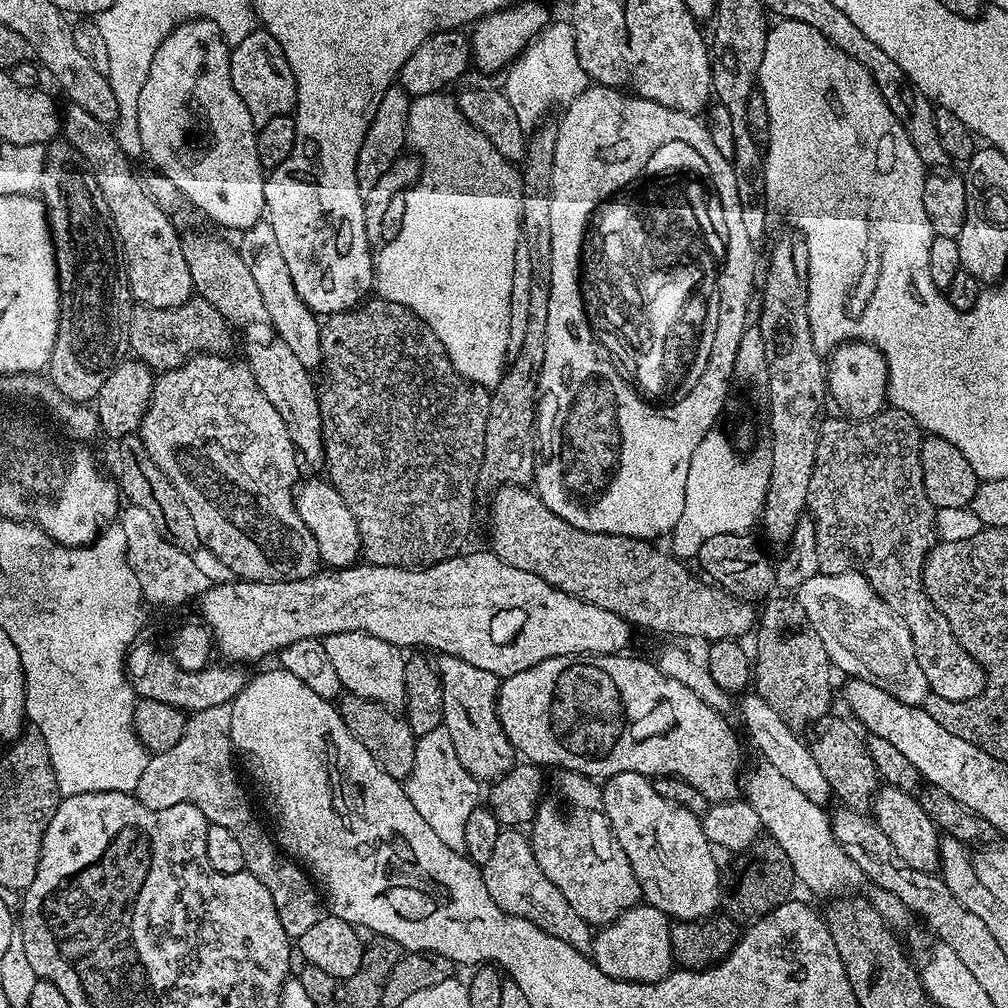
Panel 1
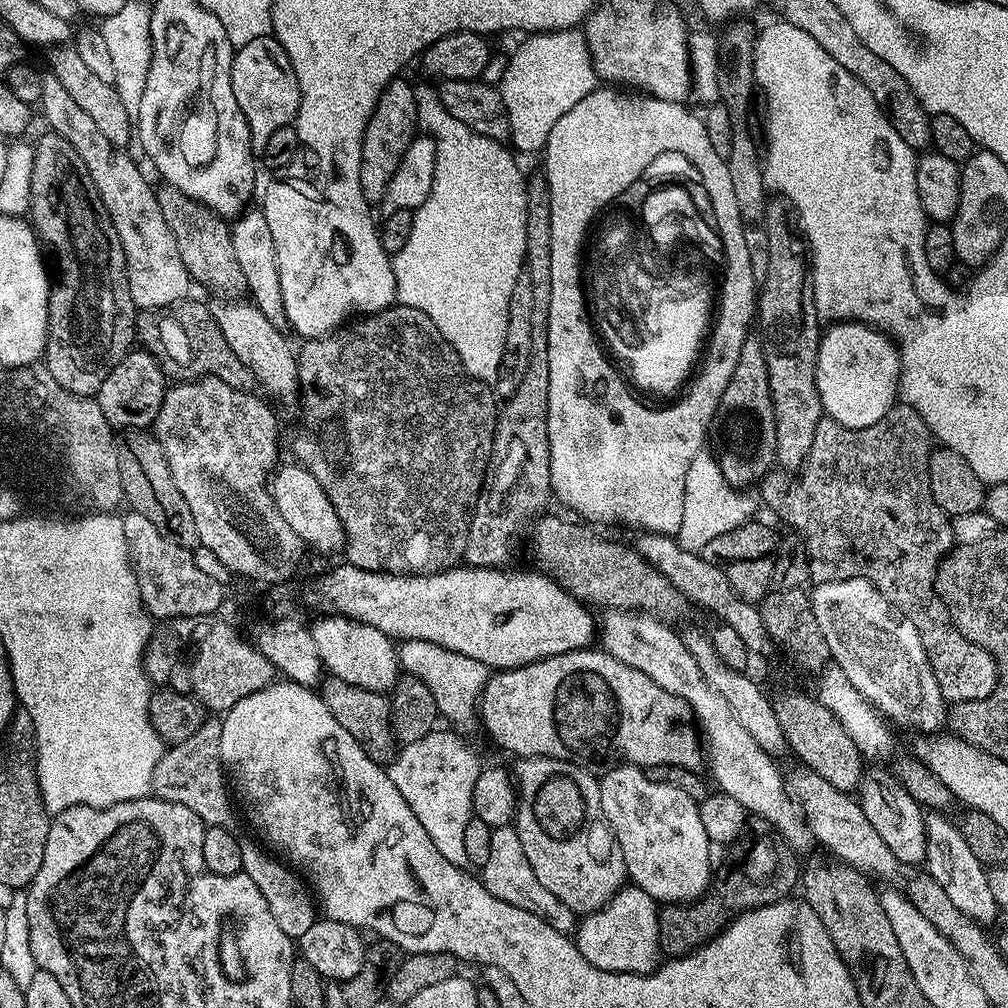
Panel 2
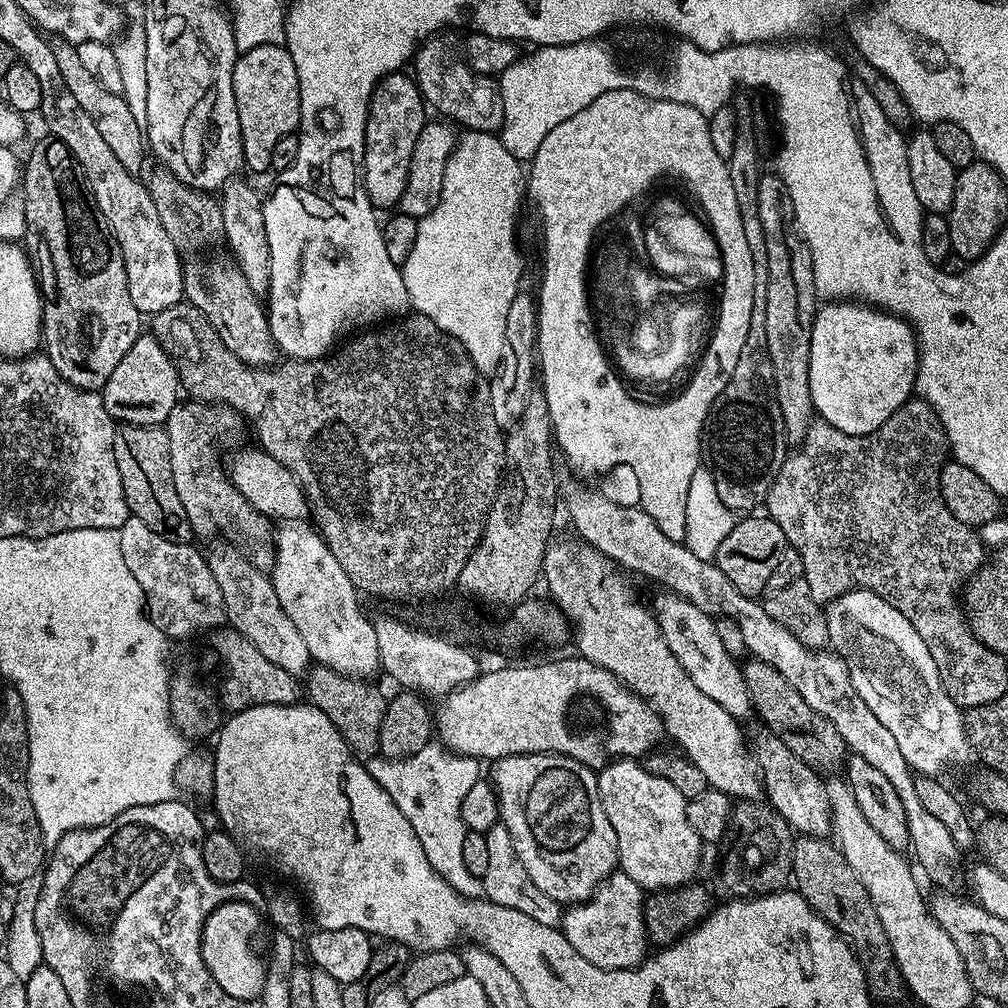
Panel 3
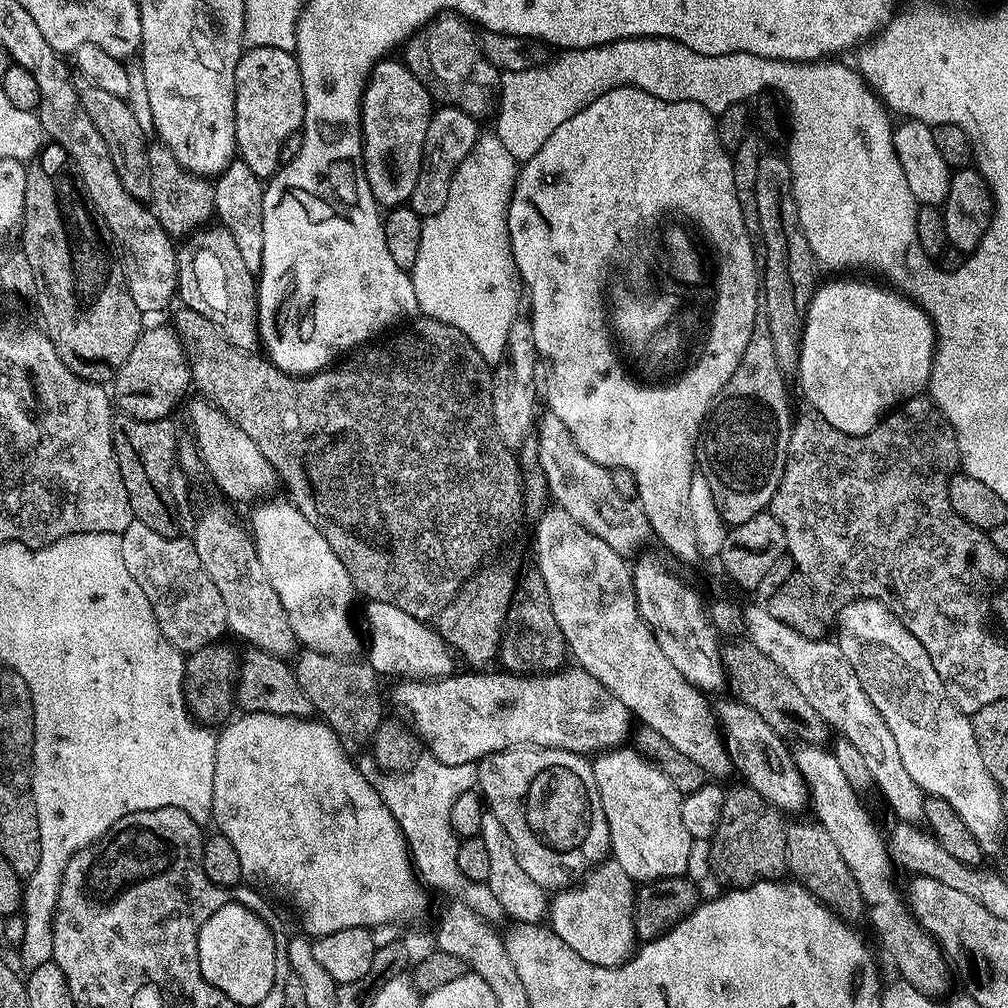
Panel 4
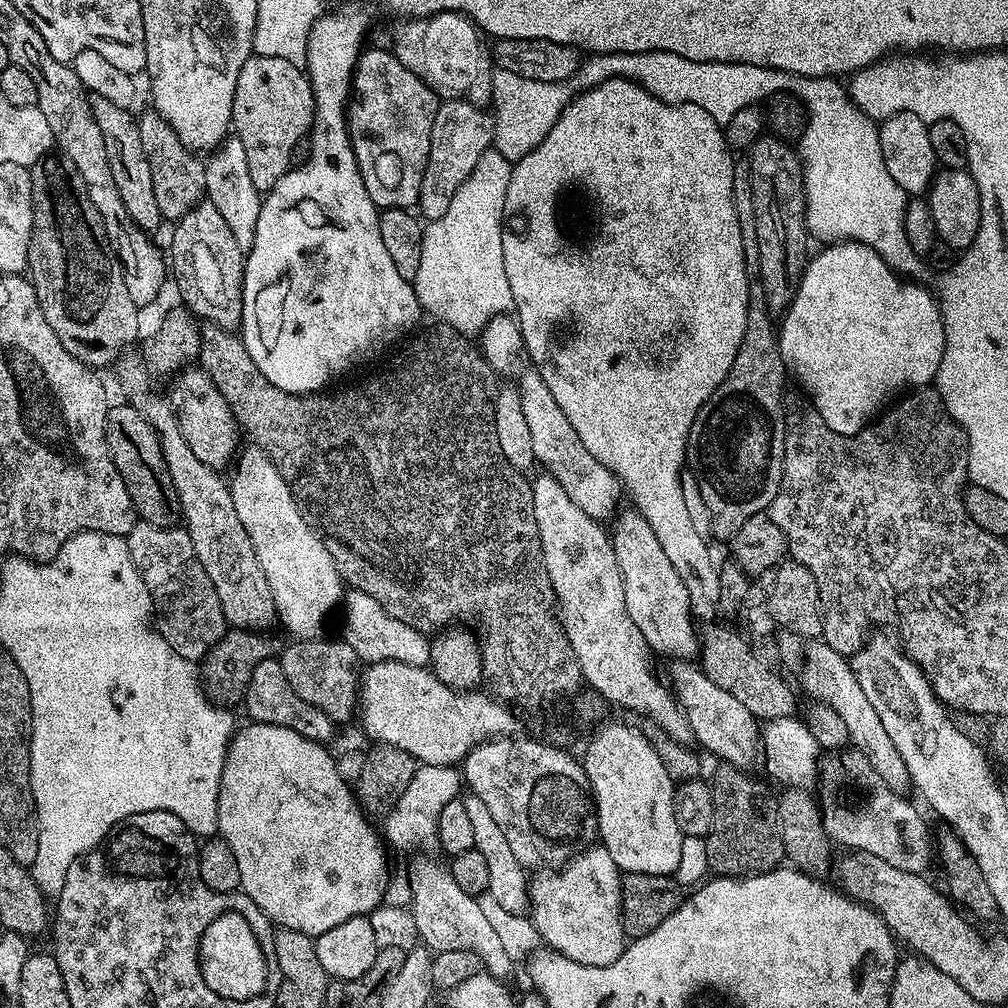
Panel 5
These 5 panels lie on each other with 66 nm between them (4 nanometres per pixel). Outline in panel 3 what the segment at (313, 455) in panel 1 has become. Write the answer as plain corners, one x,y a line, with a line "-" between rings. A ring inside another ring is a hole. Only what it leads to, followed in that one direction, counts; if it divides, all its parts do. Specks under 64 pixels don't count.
196,254
184,260
184,300
193,304
214,326
218,338
244,364
267,368
277,363
278,349
268,326
268,314
261,297
250,290
231,255

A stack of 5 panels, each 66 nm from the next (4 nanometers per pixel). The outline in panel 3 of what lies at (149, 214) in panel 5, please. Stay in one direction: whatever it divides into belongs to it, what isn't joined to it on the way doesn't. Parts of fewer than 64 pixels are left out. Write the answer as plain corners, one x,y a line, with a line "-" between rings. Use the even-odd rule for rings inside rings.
57,43
54,47
54,58
58,58
58,70
62,70
62,78
66,78
70,94
74,94
78,106
82,106
86,114
90,114
94,127
98,130
98,134
102,134
106,146
110,146
110,150
117,155
118,162
121,162
128,172
139,173
144,152
146,156
146,133
138,118
134,118
130,106
126,106
124,97
118,92
106,90
106,86
102,86
98,78
94,78
94,74
86,71
86,66
82,66
82,61
78,58
75,44

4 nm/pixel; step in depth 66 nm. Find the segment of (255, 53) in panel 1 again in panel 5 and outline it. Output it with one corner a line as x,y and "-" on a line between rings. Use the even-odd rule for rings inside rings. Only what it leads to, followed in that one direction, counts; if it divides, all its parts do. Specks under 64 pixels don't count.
249,56
238,74
231,127
246,146
246,166
250,166
250,178
261,194
267,194
293,167
290,150
294,142
309,135
315,115
316,103
304,68
277,56

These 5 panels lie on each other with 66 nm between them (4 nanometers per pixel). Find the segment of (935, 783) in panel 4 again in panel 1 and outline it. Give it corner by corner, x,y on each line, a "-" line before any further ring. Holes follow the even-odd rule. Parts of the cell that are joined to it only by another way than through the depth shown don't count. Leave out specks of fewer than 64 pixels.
829,572
809,578
807,582
802,582
800,588
795,589
794,598
800,603
802,610
806,610
806,618
810,618
810,626
818,630
818,638
822,638
822,646
826,646
829,660
839,671
841,668
845,672
845,677
870,682
886,690
903,704
923,705
926,697
930,695
930,689
912,629
893,612
887,599
874,591
872,583
863,572
842,574

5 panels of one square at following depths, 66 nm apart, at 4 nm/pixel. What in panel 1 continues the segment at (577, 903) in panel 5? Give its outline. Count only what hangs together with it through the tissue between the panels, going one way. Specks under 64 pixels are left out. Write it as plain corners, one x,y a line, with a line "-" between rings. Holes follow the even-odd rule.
641,902
626,910
616,920
603,925
593,935
590,958
610,978
618,978
635,984
649,984
666,978
673,971
672,947
670,946
670,918
647,902

